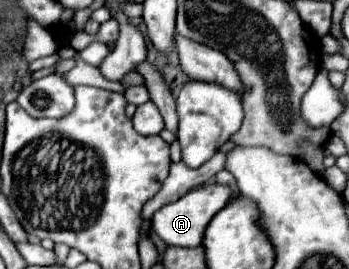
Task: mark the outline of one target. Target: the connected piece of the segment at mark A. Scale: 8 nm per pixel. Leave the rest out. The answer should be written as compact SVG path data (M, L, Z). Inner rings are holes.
M209 184L209 186L199 186L189 190L183 198L179 198L177 202L165 204L163 208L159 208L153 218L151 218L151 226L153 232L169 246L183 246L183 248L195 248L201 244L203 240L203 230L209 224L209 220L227 206L231 196L231 190L227 186L221 184Z

